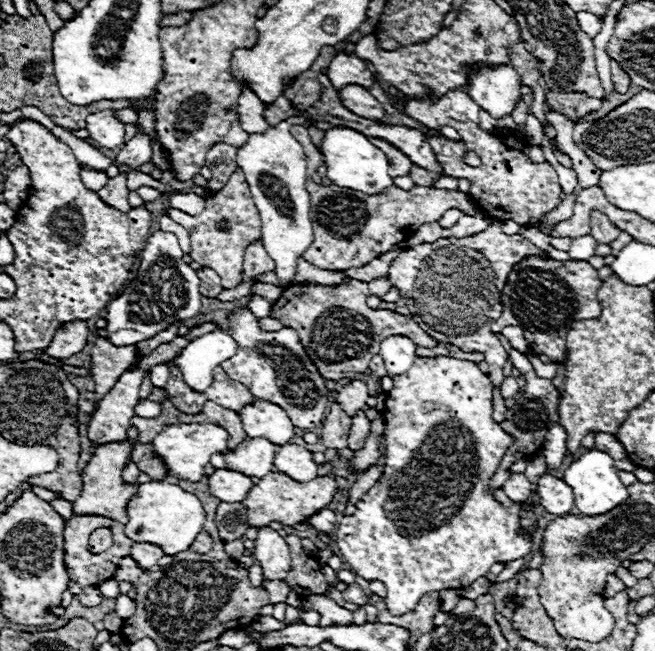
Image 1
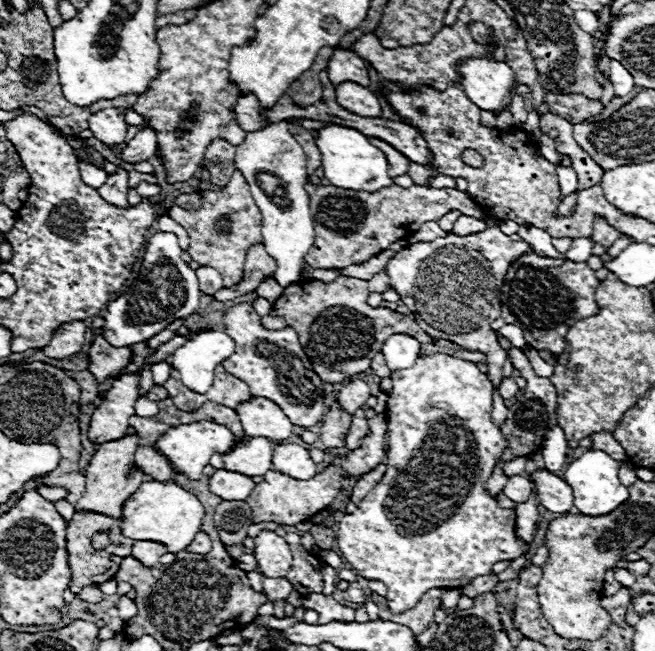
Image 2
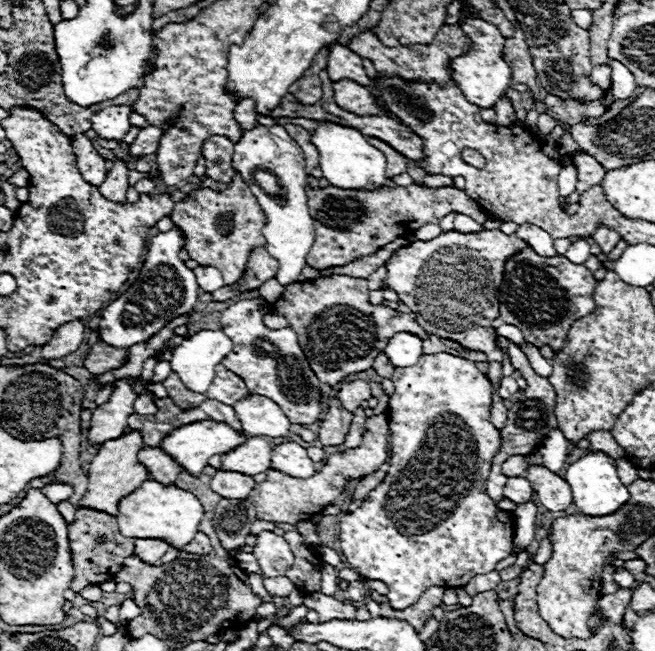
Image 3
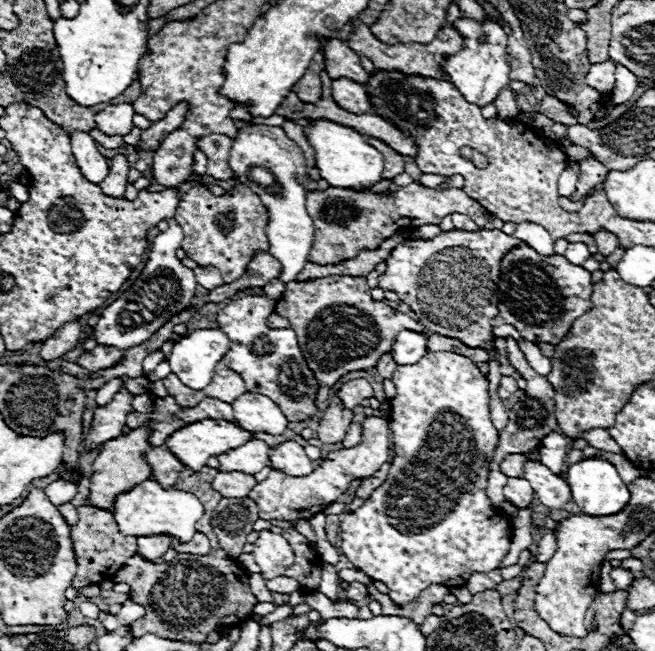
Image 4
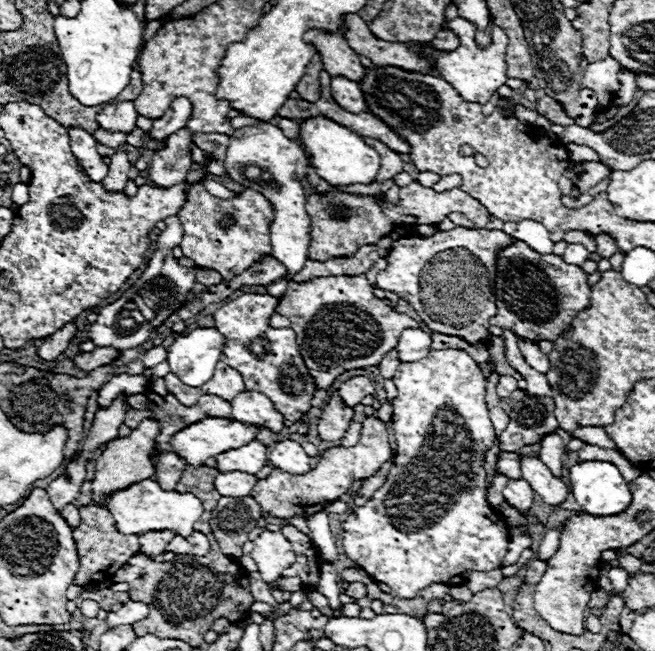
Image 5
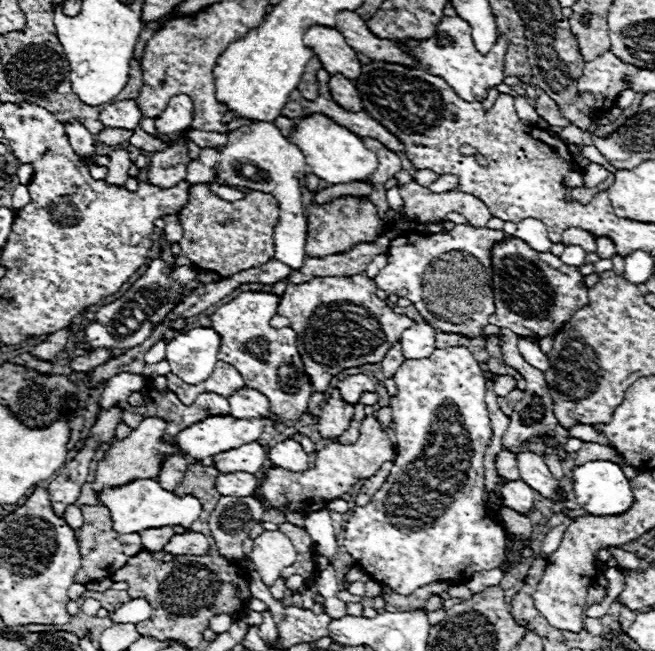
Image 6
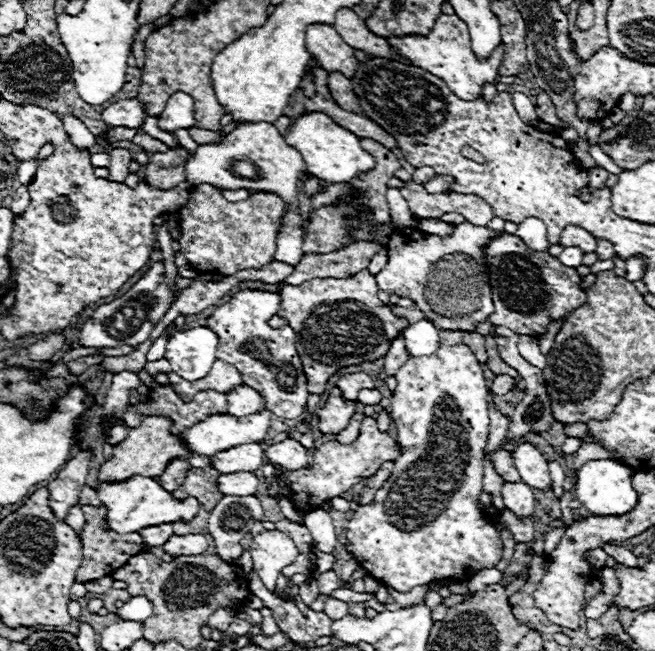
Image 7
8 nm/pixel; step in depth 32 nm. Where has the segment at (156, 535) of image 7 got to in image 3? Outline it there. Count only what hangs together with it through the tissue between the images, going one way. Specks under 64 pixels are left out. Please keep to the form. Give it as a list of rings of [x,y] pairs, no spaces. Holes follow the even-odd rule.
[[[140,538],[136,540],[136,556],[140,556],[148,564],[158,564],[158,560],[166,554],[170,544],[160,538]]]

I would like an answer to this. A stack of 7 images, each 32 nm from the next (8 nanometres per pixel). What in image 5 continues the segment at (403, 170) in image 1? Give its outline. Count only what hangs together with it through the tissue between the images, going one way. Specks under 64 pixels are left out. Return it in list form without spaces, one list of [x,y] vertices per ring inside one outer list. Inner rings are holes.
[[[366,138],[364,142],[368,146],[372,146],[380,154],[380,160],[382,160],[382,168],[376,174],[376,182],[384,182],[388,178],[394,178],[394,174],[402,172],[402,164],[404,162],[402,162],[402,158],[394,150],[390,150],[386,144],[382,144],[382,142],[374,140],[374,138]]]

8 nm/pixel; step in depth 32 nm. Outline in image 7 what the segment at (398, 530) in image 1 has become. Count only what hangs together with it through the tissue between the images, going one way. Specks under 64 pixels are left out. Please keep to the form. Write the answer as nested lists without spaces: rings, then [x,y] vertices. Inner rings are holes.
[[[456,344],[456,346],[446,346],[446,348],[438,348],[434,354],[430,356],[418,356],[418,358],[410,358],[398,372],[398,386],[392,394],[392,420],[396,424],[396,438],[402,444],[402,456],[396,458],[396,466],[392,470],[392,476],[388,478],[388,482],[384,482],[384,486],[376,492],[374,502],[366,504],[366,506],[358,506],[356,512],[352,514],[352,518],[346,524],[346,532],[344,538],[350,542],[352,548],[352,556],[360,562],[362,570],[366,574],[370,574],[372,578],[376,578],[378,582],[384,582],[386,586],[392,586],[398,592],[408,592],[414,586],[424,586],[436,578],[454,578],[454,580],[462,580],[462,578],[470,578],[474,576],[478,570],[482,568],[492,568],[500,556],[502,556],[502,540],[500,534],[496,532],[494,524],[488,520],[486,512],[478,508],[478,494],[482,492],[482,460],[484,460],[484,448],[488,442],[488,428],[490,428],[490,418],[488,418],[488,386],[486,386],[486,378],[484,378],[484,370],[482,364],[476,360],[474,352],[466,346],[466,344]]]

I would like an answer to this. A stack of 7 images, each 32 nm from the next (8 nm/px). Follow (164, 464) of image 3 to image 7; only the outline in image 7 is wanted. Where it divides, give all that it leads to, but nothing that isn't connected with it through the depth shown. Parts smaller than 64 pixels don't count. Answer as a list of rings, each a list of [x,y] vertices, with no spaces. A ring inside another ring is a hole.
[[[180,458],[172,460],[172,462],[166,466],[166,470],[158,476],[160,486],[164,486],[164,490],[168,490],[168,492],[176,490],[176,486],[180,486],[180,484],[184,482],[188,468],[190,468],[188,460],[180,460]]]

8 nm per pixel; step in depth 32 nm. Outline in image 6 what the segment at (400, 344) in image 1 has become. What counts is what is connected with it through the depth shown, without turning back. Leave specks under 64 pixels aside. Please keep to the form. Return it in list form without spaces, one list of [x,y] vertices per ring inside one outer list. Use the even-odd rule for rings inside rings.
[[[418,322],[402,332],[402,350],[408,360],[432,354],[436,342],[436,330],[428,322]]]

